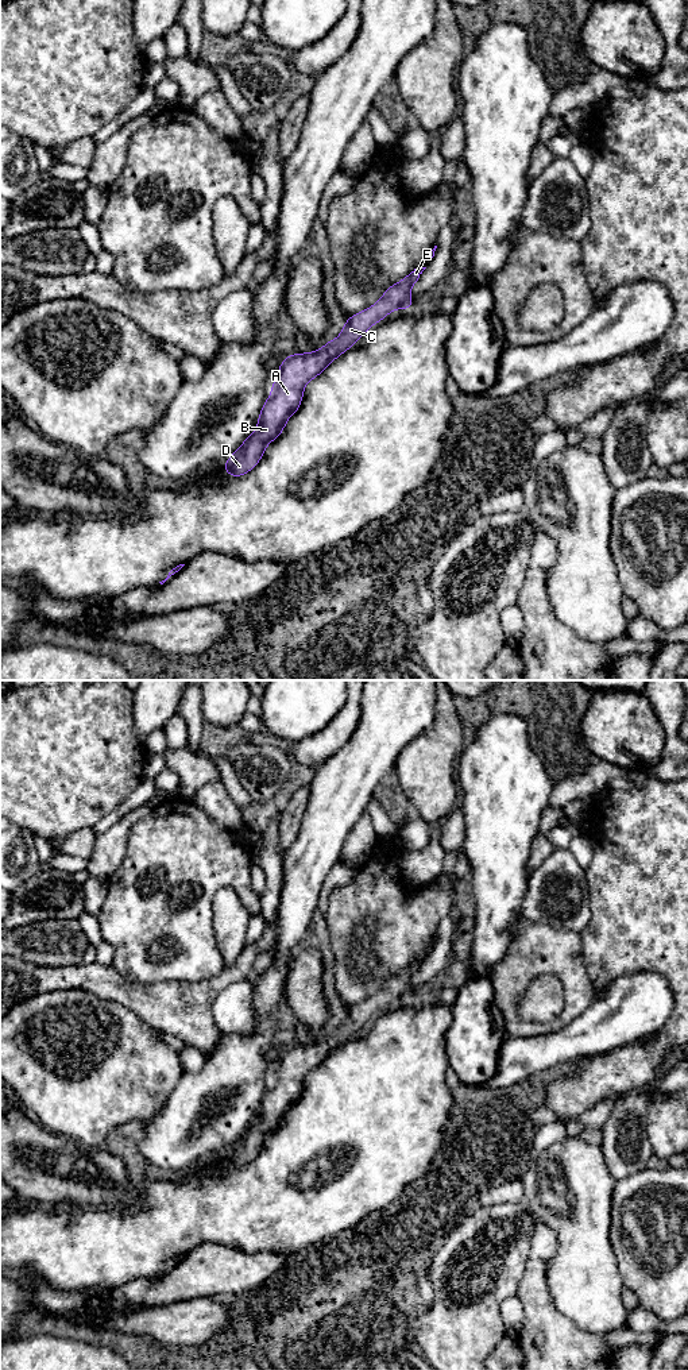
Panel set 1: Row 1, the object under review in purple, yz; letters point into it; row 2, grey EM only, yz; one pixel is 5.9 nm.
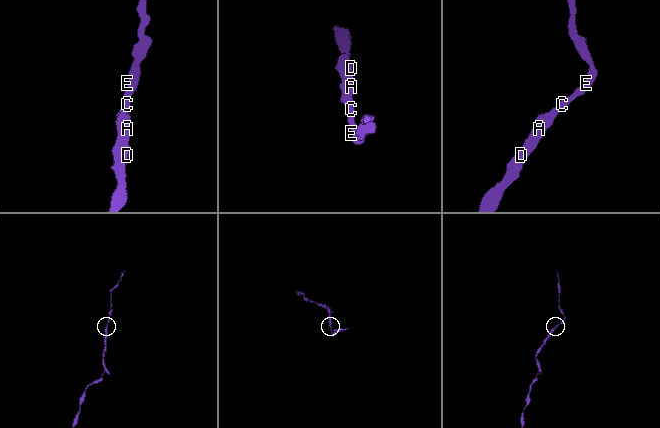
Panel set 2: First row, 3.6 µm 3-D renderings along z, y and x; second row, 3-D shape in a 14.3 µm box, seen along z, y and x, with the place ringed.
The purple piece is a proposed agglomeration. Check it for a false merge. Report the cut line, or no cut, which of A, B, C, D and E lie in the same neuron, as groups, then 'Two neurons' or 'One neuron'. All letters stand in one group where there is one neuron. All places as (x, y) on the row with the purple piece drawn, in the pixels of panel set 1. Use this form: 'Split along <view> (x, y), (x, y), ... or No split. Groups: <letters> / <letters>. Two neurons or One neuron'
No split. Groups: A B C D E. One neuron

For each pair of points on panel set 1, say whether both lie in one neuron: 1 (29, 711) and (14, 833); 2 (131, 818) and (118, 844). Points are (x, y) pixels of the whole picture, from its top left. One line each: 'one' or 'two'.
1: two
2: one

